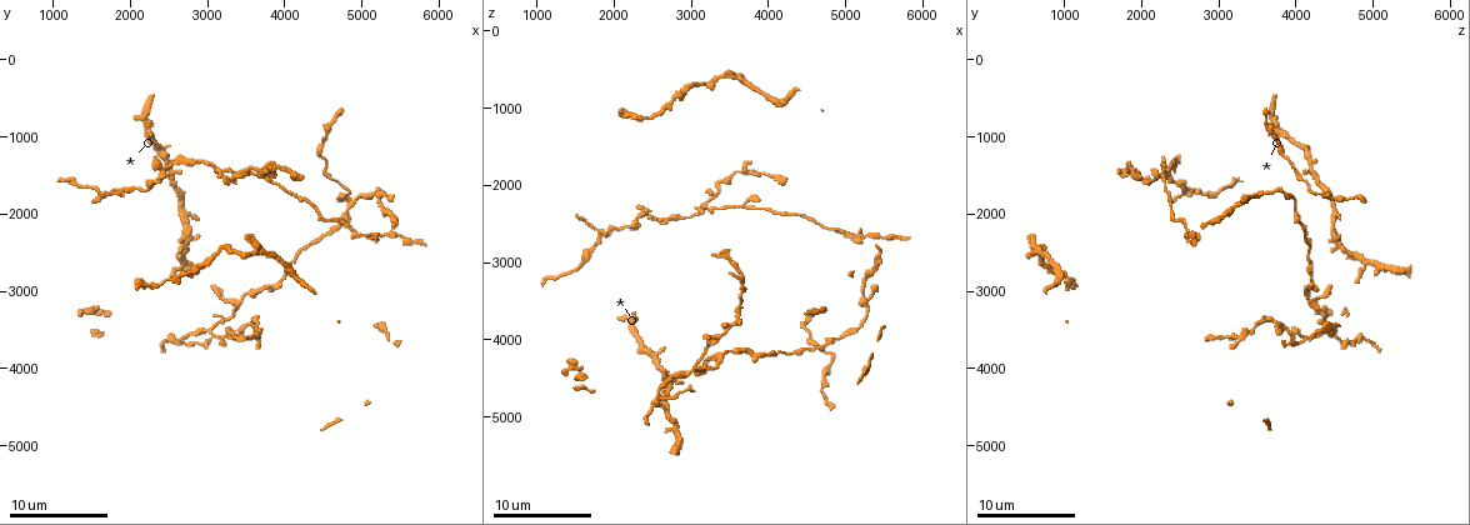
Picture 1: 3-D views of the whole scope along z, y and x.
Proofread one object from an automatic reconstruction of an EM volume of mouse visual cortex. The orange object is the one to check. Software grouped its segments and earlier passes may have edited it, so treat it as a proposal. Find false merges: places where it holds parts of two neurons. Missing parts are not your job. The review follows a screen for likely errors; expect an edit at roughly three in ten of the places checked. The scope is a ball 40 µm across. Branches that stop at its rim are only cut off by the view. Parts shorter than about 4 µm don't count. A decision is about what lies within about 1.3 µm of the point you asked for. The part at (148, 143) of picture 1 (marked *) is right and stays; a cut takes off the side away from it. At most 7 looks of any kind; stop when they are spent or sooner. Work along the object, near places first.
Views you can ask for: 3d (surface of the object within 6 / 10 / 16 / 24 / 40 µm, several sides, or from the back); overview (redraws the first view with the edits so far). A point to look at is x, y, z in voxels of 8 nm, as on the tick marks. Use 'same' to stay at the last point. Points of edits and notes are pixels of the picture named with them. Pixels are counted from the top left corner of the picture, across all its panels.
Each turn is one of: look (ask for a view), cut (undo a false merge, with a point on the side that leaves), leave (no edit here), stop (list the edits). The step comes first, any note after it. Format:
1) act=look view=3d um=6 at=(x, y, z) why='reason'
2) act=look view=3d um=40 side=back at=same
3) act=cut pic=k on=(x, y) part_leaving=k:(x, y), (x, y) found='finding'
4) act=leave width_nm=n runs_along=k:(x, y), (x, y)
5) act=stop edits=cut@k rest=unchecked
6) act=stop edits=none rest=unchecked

act=look view=3d um=10 at=(3200, 1500, 2300) why='four or more arms meet'

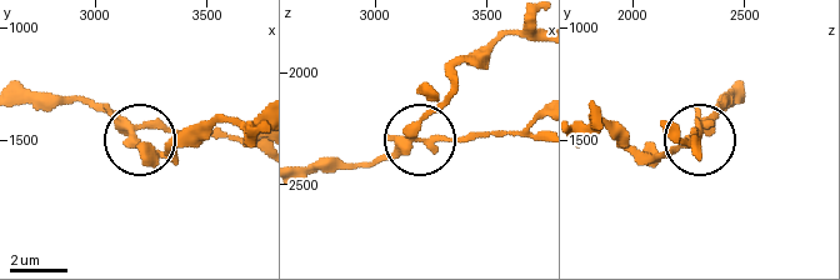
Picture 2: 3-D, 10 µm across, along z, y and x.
act=cut pic=2 on=(165, 125) arms=4 found='two neurons meet here'

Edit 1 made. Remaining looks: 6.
act=look view=overview

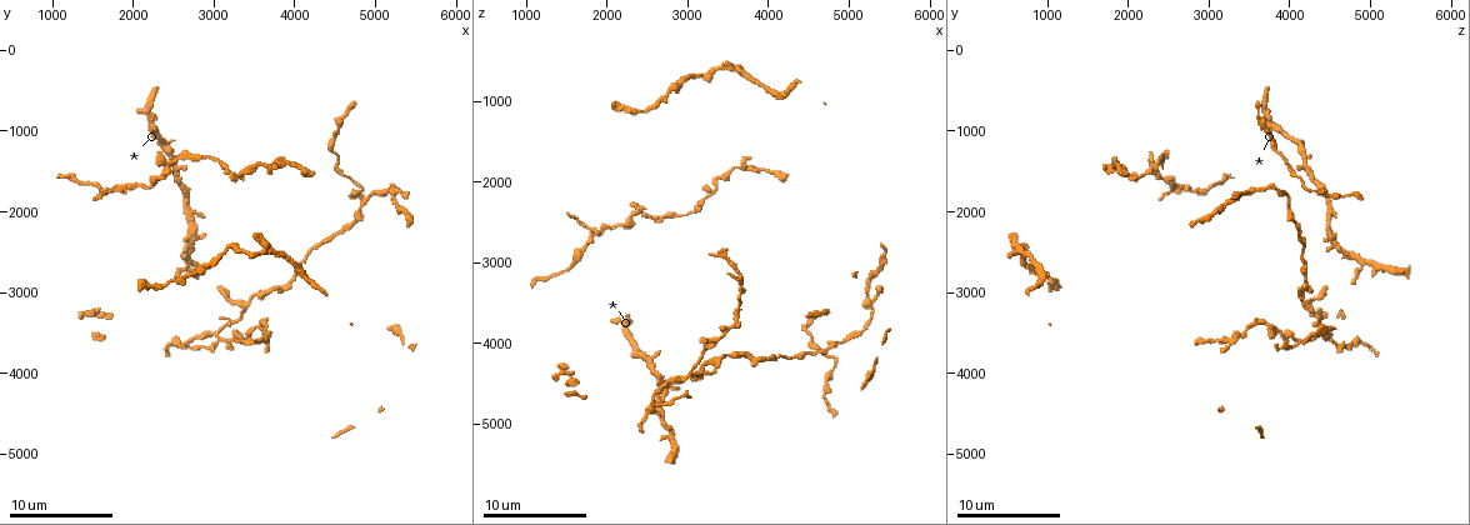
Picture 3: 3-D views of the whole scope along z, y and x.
act=look view=3d um=10 at=(4900, 1850, 4000) why='arms part here'

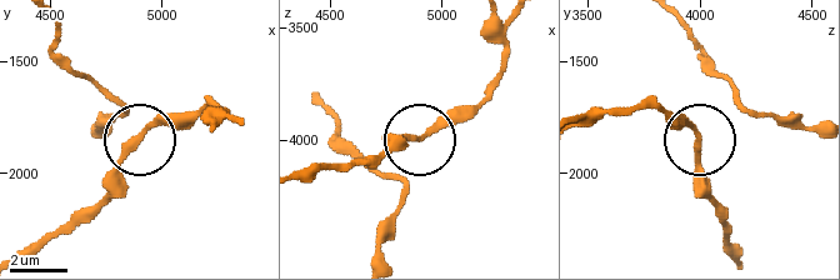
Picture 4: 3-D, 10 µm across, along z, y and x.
act=look view=3d um=10 side=back at=(4900, 1840, 4000) why='from behind'

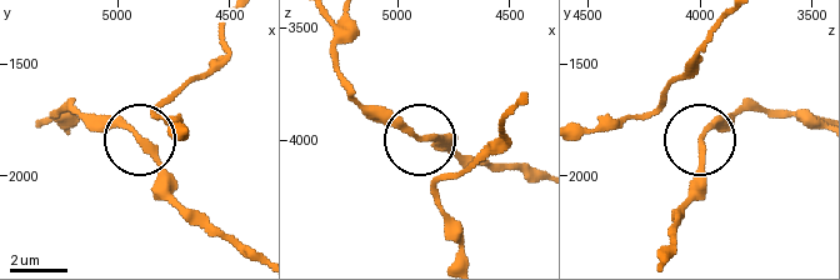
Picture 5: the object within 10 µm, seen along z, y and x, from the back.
act=leave side_arm_um=14 runs_along=5:(249, 259), (178, 198), (149, 148), (99, 123), (73, 99) found='one neuron here'

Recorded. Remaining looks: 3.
act=look view=3d um=16 at=(2750, 2500, 4600) why='arms part here'

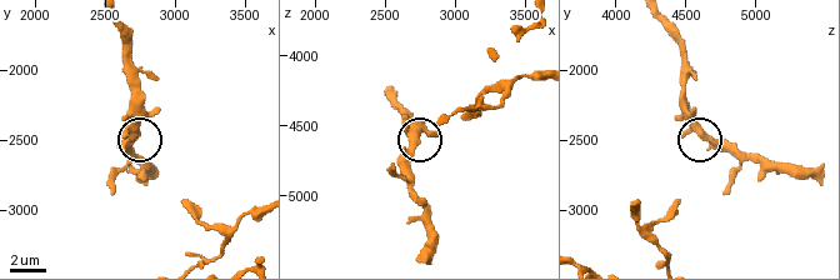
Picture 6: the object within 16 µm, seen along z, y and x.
act=look view=3d um=6 at=(2720, 2480, 4600)

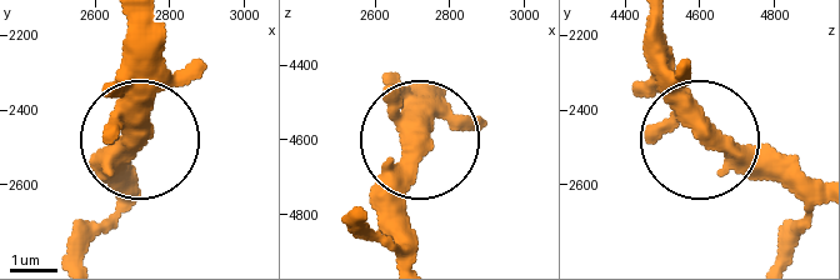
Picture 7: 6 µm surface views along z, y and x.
act=leave width_nm=330 found='one neuron here'

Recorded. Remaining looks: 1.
act=look view=3d um=10 at=(3450, 3550, 3900) why='thin neck'

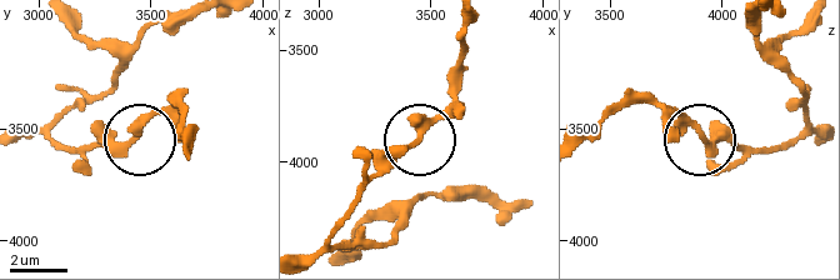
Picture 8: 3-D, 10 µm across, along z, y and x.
act=leave found='one neuron here'

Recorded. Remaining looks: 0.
act=stop edits=cut@2 rest=unchecked

